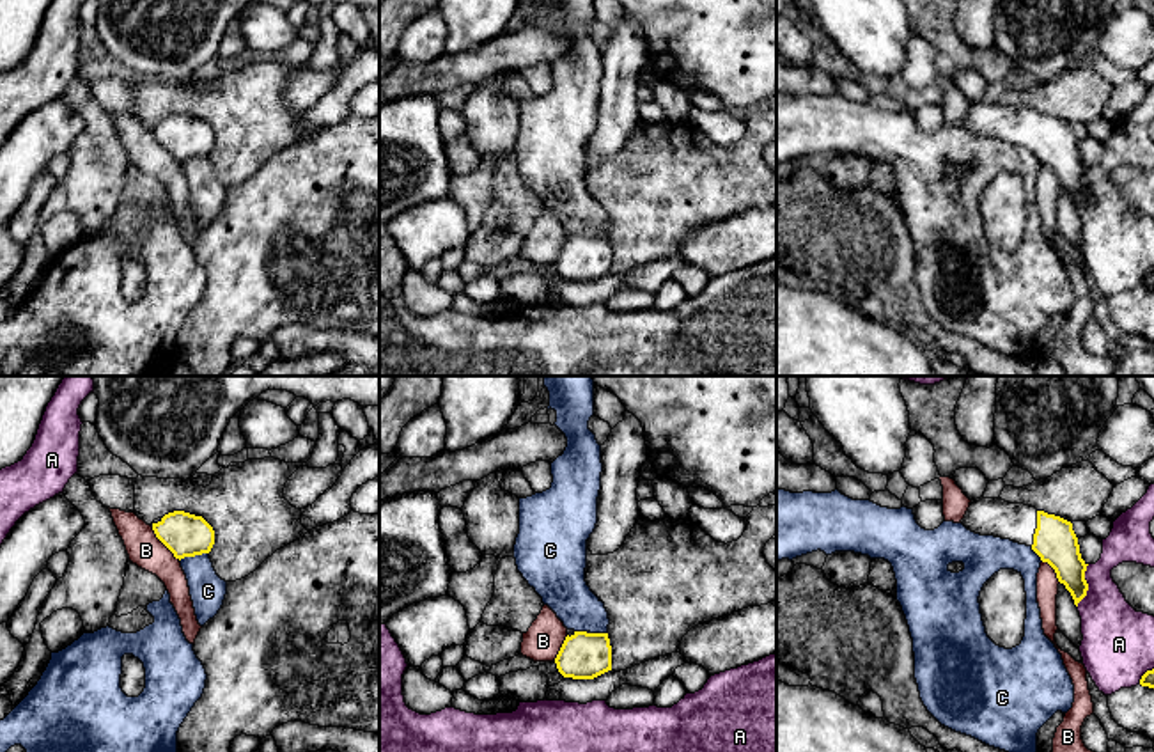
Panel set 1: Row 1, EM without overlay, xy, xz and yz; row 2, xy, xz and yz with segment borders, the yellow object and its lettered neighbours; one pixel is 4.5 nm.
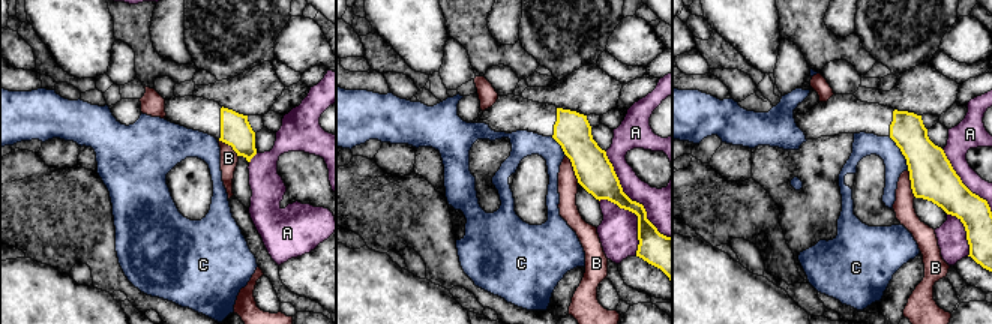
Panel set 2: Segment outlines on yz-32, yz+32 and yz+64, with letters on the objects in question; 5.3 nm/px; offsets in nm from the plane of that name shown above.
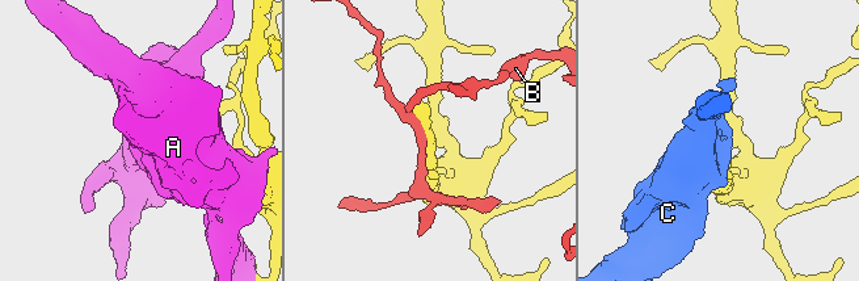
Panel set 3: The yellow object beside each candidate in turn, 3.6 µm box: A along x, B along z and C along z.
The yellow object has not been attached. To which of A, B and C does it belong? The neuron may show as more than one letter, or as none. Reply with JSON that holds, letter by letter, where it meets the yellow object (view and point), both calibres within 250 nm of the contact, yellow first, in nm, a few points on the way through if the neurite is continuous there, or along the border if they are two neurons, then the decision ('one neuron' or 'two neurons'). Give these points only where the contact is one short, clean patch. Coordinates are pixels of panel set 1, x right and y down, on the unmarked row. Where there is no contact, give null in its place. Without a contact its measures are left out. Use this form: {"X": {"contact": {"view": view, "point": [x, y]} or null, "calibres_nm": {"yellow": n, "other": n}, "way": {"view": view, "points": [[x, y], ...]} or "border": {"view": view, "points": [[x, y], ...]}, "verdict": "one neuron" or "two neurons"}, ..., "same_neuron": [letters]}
{"A": {"contact": {"view": "yz", "point": [1087, 188]}, "calibres_nm": {"yellow": 190, "other": 280}, "verdict": "two neurons"}, "B": {"contact": {"view": "xy", "point": [163, 146]}, "calibres_nm": {"yellow": 200, "other": 160}, "border": {"view": "xy", "points": [[151, 130], [155, 139], [179, 162]]}, "verdict": "two neurons"}, "C": {"contact": {"view": "xy", "point": [194, 158]}, "calibres_nm": {"yellow": 200, "other": 160}, "verdict": "two neurons"}, "same_neuron": []}

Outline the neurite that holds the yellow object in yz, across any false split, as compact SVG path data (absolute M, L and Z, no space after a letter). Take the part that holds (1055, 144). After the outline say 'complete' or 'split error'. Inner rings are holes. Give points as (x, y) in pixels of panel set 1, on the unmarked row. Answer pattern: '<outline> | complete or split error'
M977 101L961 126L980 138L994 138L1030 149L1048 165L1060 186L1071 195L1074 208L1087 199L1087 165L1081 161L1072 126L1025 106L1002 101Z | split error

